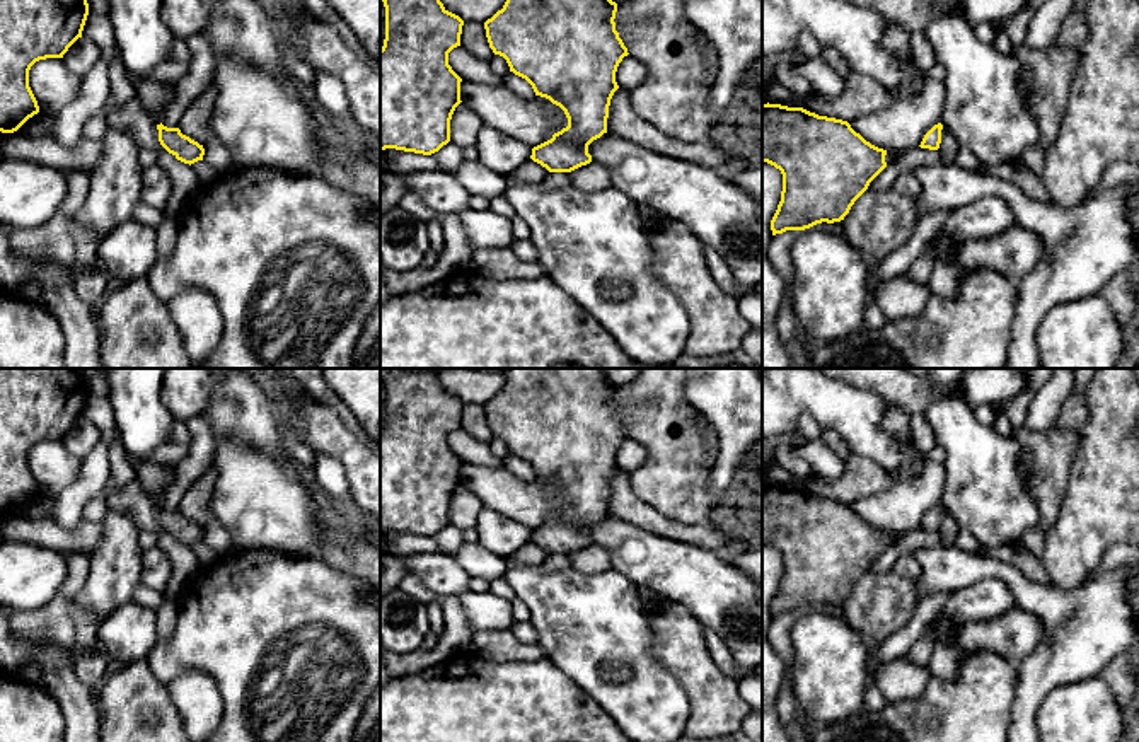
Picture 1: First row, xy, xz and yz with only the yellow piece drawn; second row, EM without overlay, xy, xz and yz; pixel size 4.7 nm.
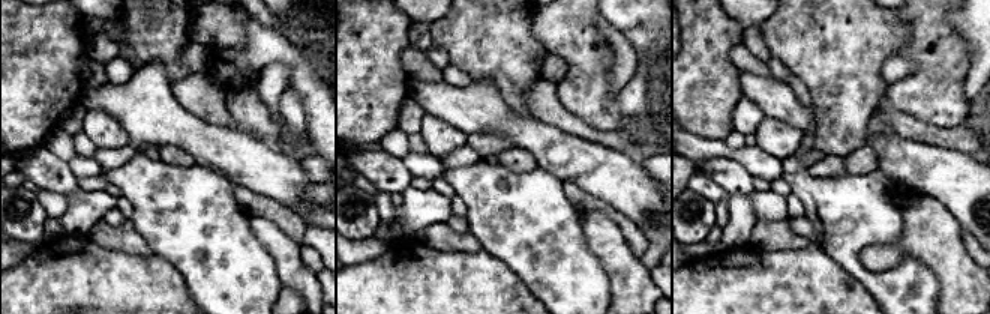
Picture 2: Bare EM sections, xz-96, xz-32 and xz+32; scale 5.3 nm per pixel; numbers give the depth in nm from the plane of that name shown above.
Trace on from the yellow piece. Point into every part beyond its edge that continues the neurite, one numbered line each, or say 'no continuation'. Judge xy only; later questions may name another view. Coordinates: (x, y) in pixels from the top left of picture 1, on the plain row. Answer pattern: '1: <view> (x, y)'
no continuation

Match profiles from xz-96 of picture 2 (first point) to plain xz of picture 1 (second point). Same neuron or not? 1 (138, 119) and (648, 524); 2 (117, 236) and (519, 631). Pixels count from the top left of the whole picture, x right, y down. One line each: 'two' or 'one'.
1: two
2: two

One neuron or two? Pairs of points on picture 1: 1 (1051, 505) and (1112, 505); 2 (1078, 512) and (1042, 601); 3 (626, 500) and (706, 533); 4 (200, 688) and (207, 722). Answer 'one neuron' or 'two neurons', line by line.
1: two neurons
2: two neurons
3: one neuron
4: one neuron

